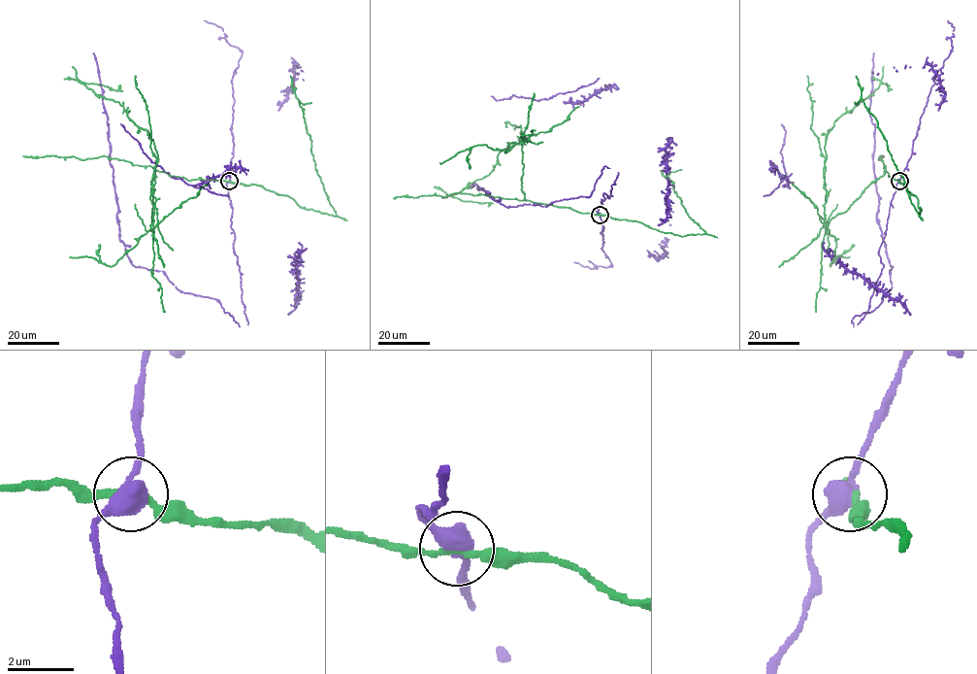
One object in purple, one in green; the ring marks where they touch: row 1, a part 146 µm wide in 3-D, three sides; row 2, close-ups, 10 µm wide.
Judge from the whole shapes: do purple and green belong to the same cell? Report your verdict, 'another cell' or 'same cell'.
another cell

